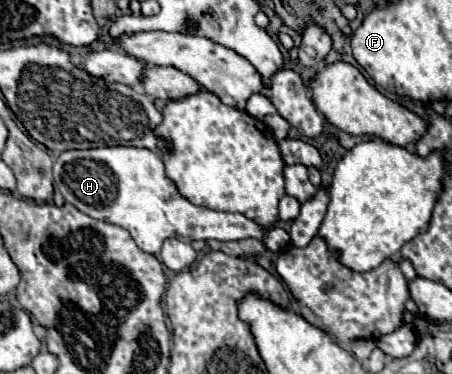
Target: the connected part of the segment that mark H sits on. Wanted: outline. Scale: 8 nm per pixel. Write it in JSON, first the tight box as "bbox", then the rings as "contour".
{"bbox":[54,147,290,255],"contour":[[[100,147],[86,151],[64,151],[54,163],[54,183],[62,197],[82,213],[124,227],[144,253],[160,255],[160,247],[166,239],[176,237],[182,241],[192,239],[218,239],[238,241],[258,237],[274,253],[284,251],[290,245],[290,235],[284,229],[264,231],[260,225],[244,217],[242,213],[222,213],[206,207],[192,205],[180,197],[178,189],[164,173],[160,153],[138,147]]]}

